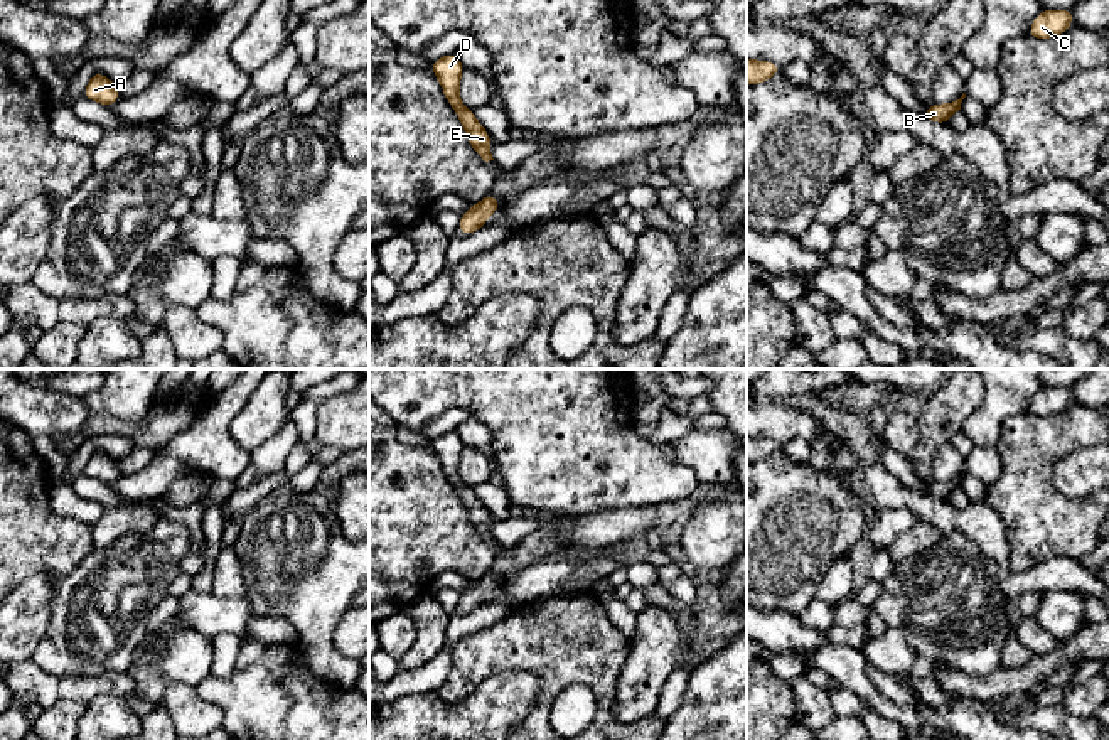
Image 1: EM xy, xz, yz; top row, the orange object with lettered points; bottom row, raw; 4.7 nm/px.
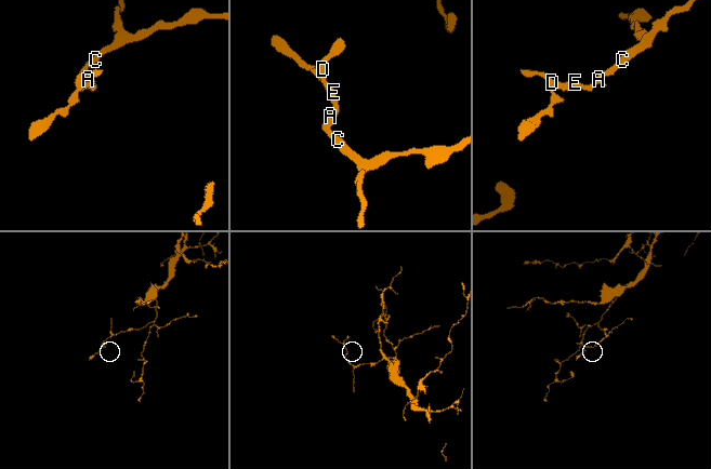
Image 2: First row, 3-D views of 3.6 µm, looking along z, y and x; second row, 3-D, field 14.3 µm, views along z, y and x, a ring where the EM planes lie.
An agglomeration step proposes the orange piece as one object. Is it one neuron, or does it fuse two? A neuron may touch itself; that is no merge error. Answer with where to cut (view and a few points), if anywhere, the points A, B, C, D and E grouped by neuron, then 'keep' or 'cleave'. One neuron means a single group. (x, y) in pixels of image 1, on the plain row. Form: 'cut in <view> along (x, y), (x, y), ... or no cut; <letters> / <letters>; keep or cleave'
no cut; A B C D E; keep

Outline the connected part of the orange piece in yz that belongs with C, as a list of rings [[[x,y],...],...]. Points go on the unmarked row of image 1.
[[[1072,386],[1042,388],[1031,401],[1028,413],[1035,416],[1050,416],[1072,405]]]

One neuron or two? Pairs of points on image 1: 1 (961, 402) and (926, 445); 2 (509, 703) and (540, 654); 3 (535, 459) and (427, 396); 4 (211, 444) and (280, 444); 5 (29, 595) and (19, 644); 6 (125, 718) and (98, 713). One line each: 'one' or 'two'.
1: one
2: two
3: one
4: two
5: one
6: one

